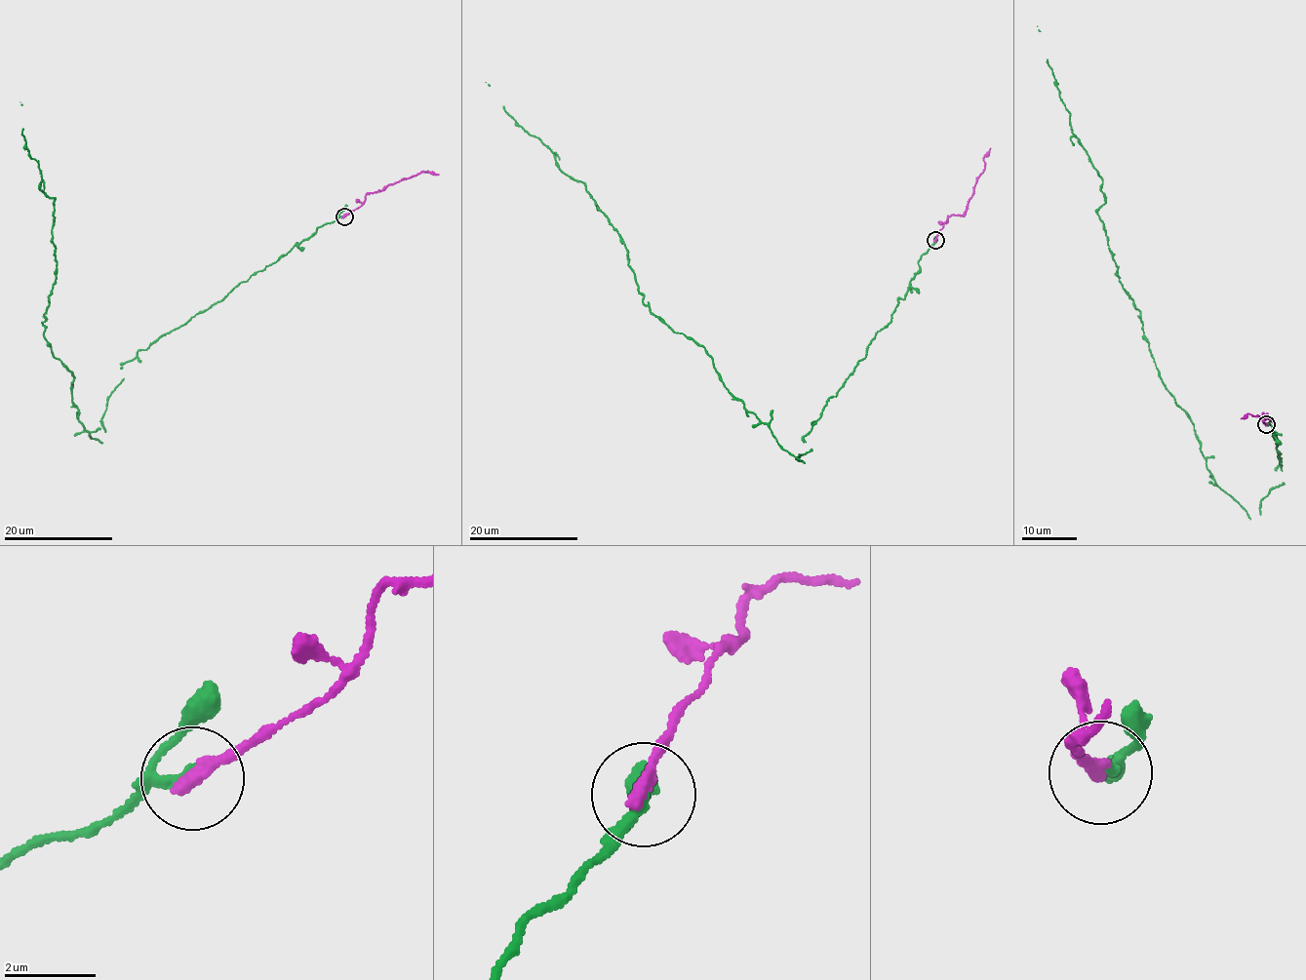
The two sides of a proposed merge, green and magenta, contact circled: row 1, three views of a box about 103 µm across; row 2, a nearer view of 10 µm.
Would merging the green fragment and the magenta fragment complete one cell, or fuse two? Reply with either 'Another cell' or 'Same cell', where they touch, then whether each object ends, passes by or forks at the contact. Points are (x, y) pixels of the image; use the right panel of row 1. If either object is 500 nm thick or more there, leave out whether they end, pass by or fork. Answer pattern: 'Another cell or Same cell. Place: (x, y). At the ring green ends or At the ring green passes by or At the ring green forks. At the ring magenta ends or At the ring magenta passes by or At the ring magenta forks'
Same cell. Place: (1266, 424). At the ring green passes by. At the ring magenta ends

